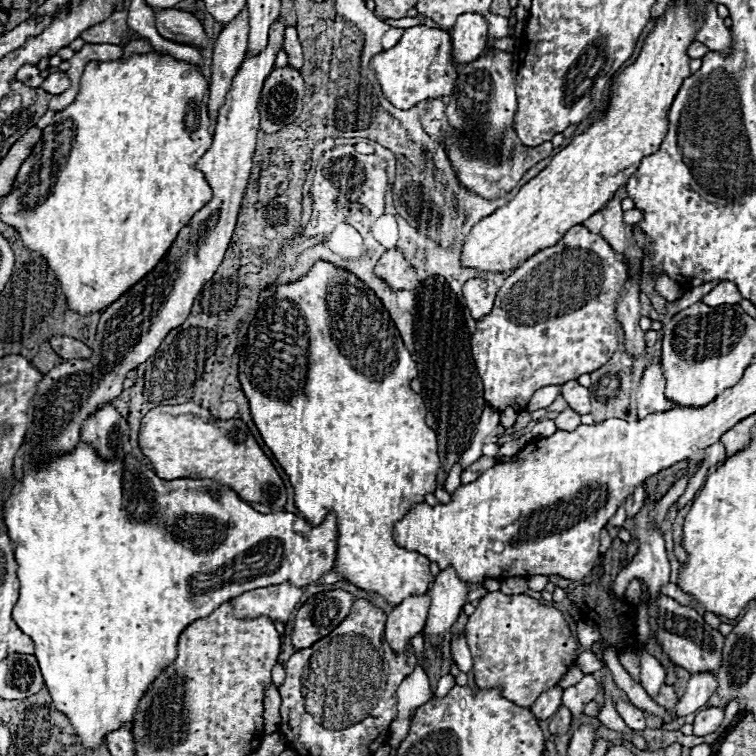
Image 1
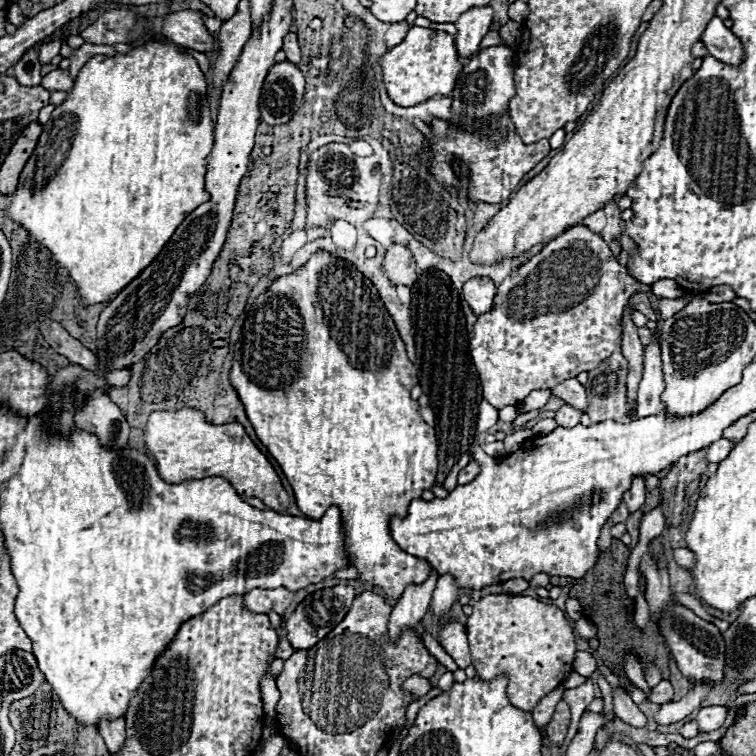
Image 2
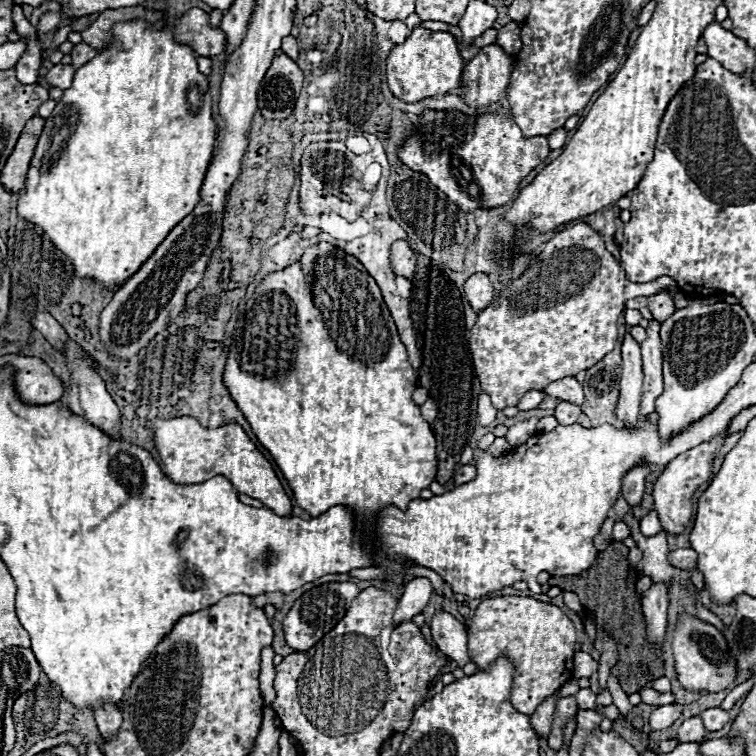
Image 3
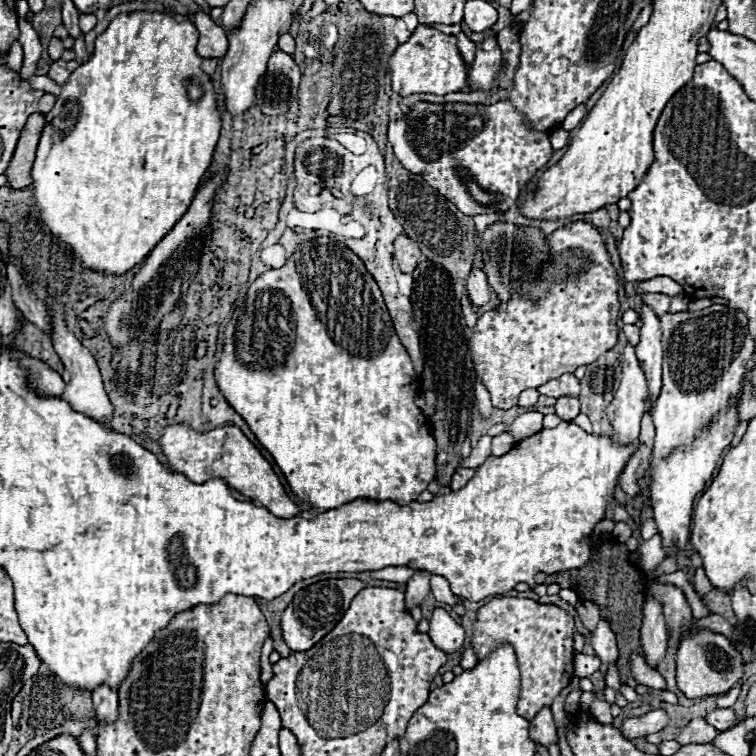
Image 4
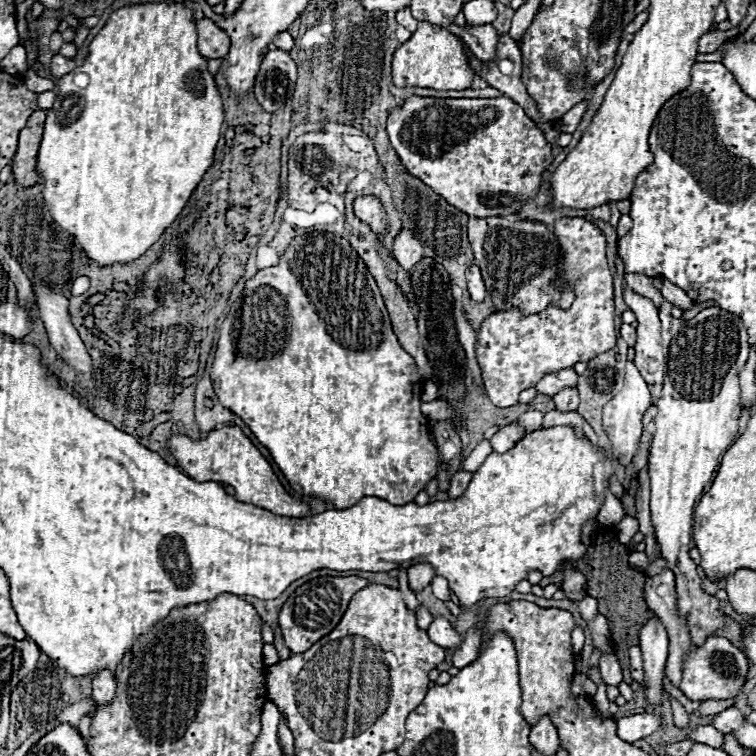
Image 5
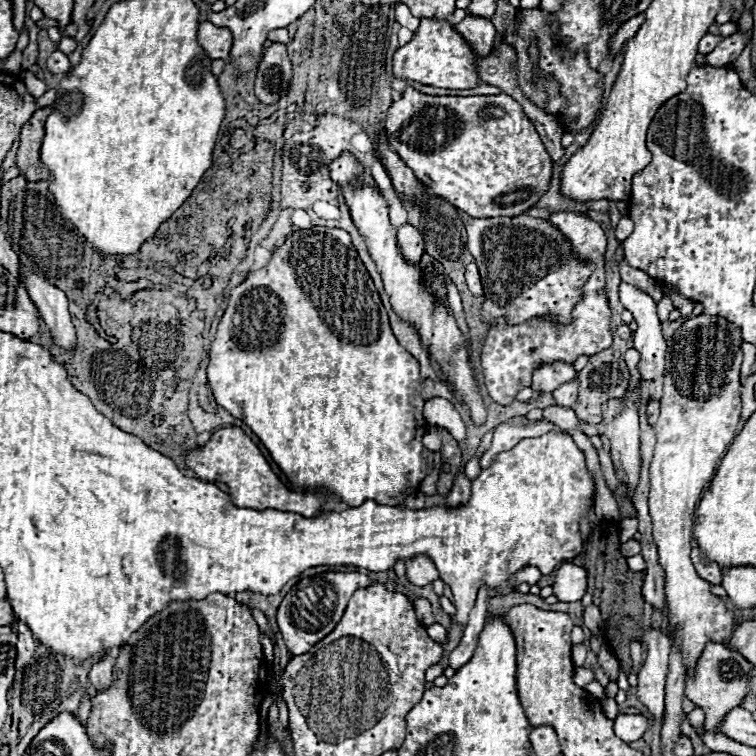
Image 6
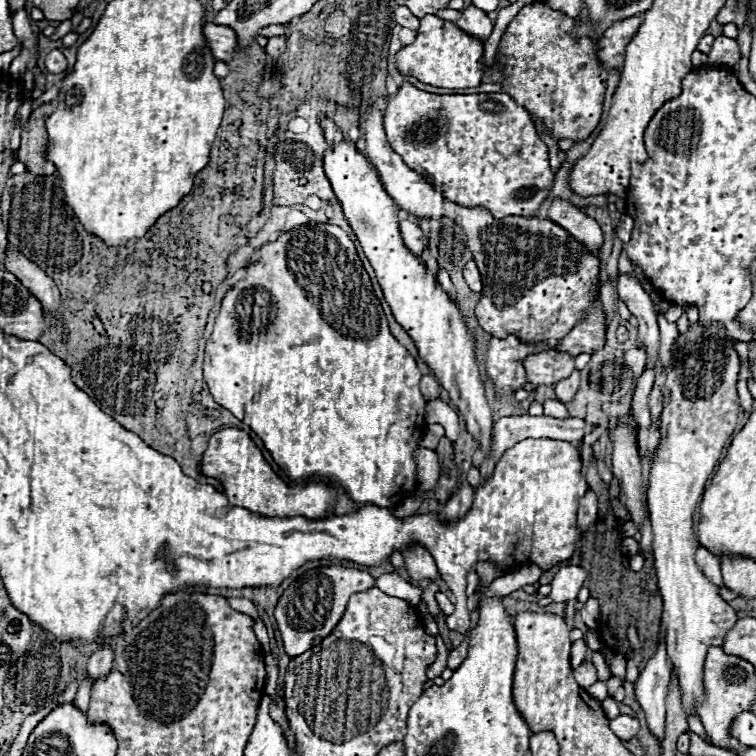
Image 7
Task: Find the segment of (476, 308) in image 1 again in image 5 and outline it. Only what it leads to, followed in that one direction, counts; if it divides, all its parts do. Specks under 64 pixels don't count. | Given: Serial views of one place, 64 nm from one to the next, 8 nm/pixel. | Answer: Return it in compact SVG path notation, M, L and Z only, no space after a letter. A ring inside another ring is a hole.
M470 266L468 274L466 274L466 280L468 280L468 292L470 292L472 300L474 302L484 302L488 294L486 294L486 288L484 288L484 280L482 280L480 268L478 266Z

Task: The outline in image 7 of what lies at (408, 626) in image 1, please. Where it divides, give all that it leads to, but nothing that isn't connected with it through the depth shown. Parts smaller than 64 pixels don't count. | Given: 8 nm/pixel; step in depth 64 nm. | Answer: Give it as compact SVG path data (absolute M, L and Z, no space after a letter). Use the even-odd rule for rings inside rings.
M420 546L408 548L404 552L404 564L406 564L406 570L408 570L410 578L416 580L416 582L420 582L420 580L436 580L438 578L434 558L430 556L430 552L426 552Z

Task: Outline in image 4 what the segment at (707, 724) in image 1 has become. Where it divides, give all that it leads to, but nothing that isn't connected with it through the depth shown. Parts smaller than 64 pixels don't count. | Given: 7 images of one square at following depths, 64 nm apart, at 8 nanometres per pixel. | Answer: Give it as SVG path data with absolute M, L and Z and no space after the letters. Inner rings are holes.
M716 708L716 710L708 712L706 722L708 722L710 726L714 726L716 730L724 732L724 730L736 726L736 724L738 724L738 718L736 718L736 714L732 712L732 708Z

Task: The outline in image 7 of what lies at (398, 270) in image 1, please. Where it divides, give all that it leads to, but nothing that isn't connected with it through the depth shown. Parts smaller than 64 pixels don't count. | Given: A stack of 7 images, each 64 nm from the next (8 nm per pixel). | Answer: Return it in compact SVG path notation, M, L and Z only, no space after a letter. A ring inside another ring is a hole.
M410 220L400 222L400 234L402 234L402 242L406 244L406 248L414 254L420 256L426 248L426 240L424 240L424 232Z

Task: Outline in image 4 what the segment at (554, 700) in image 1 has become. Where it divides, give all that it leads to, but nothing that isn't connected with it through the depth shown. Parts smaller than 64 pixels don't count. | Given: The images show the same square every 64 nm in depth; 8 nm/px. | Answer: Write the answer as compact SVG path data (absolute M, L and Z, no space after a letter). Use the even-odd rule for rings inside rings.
M544 706L532 720L530 720L530 736L536 744L550 746L552 742L558 742L556 736L556 724L552 720L552 712L548 706Z

